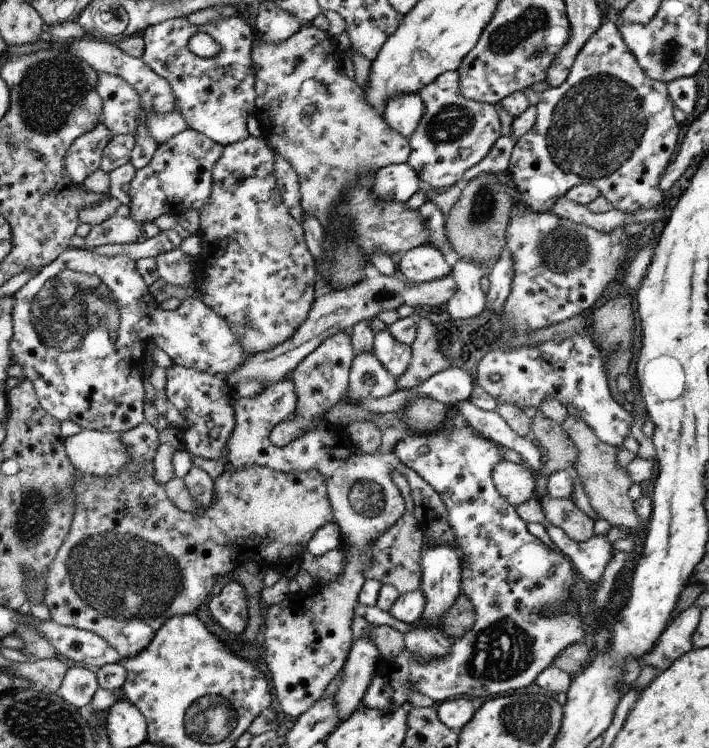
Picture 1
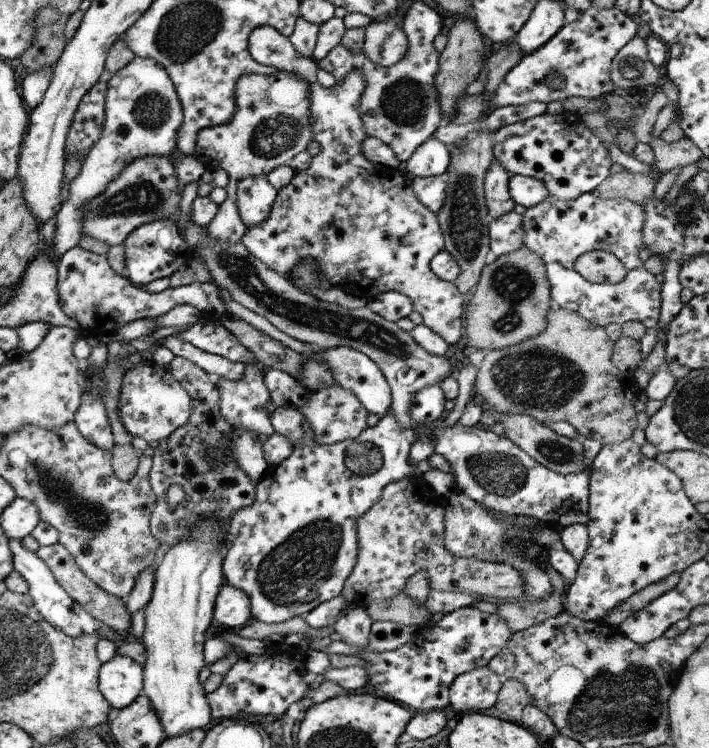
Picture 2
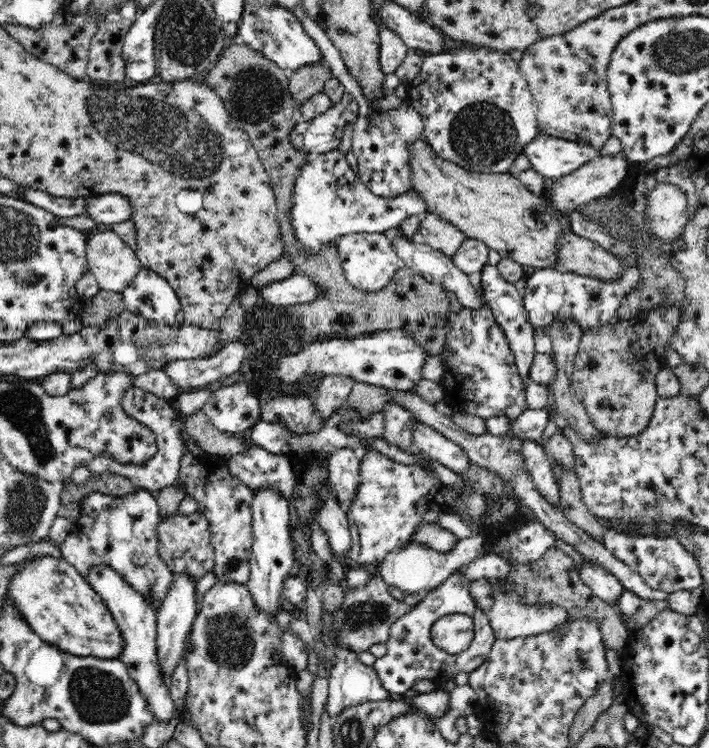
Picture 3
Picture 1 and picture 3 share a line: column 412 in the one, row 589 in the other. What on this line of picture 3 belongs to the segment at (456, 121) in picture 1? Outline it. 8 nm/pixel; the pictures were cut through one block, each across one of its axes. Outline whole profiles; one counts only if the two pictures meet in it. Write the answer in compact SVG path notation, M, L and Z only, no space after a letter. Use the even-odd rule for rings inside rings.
M135 488L135 492L126 497L92 492L80 501L80 508L81 515L73 522L72 532L59 546L63 560L72 564L87 581L92 568L108 565L152 607L160 608L175 573L159 554L157 536L162 520L154 492ZM102 499L109 503L101 504Z

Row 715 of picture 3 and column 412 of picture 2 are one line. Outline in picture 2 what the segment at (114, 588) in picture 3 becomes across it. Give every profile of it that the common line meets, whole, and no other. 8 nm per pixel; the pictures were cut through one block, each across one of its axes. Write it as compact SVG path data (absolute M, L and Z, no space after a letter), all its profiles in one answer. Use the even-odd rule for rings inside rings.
M434 138L423 142L407 160L408 170L415 176L443 176L451 159L448 146Z

